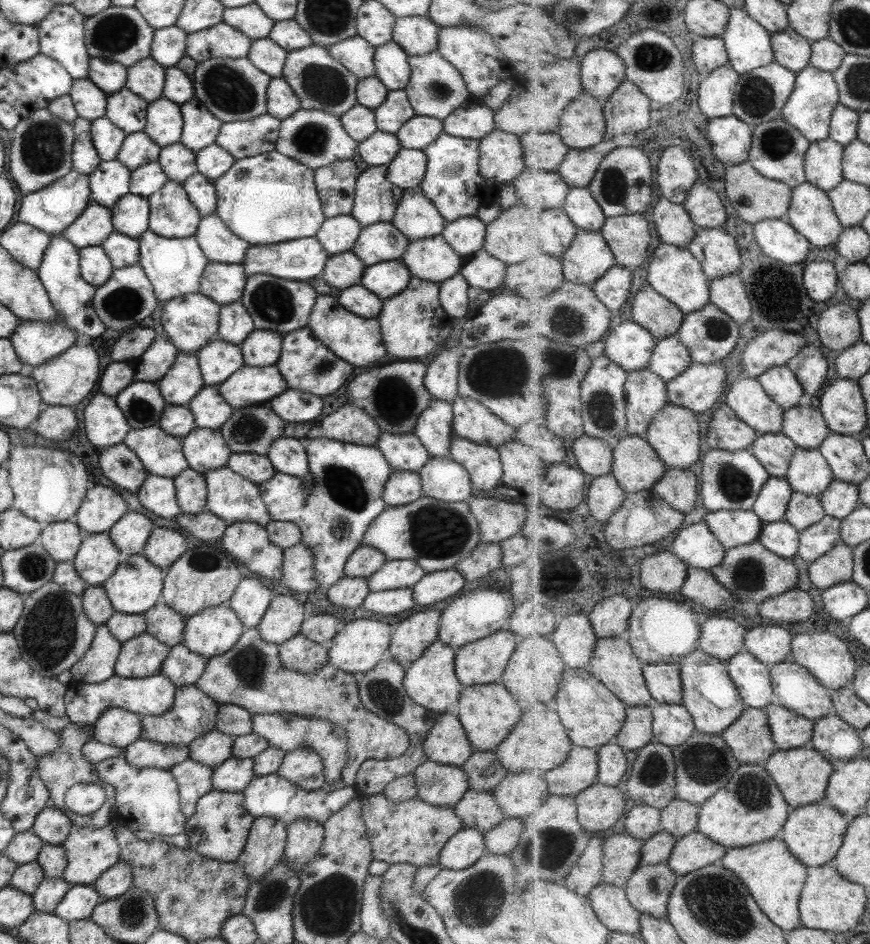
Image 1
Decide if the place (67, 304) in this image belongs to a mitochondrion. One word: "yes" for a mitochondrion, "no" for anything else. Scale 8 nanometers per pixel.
no

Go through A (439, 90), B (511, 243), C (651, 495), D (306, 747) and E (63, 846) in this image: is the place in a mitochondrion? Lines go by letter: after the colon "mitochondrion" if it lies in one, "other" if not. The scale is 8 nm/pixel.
A: mitochondrion
B: other
C: other
D: other
E: other

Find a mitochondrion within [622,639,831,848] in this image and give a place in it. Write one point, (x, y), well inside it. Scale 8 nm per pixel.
(703, 763)

